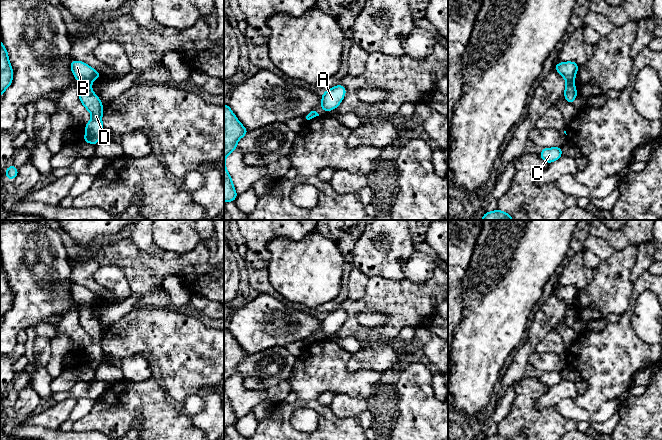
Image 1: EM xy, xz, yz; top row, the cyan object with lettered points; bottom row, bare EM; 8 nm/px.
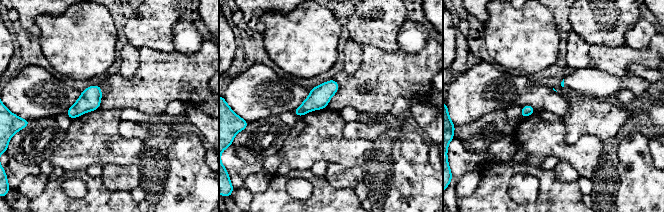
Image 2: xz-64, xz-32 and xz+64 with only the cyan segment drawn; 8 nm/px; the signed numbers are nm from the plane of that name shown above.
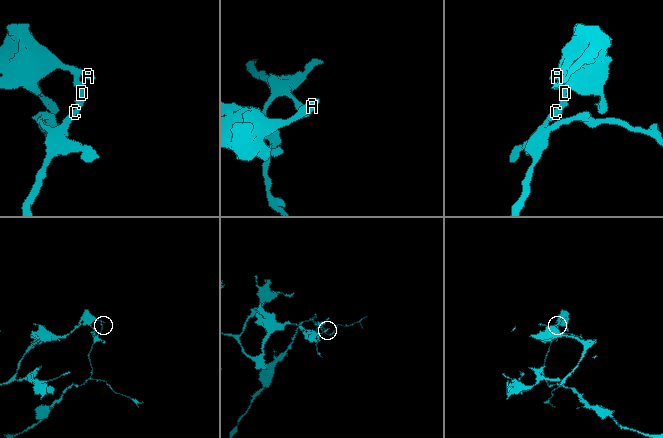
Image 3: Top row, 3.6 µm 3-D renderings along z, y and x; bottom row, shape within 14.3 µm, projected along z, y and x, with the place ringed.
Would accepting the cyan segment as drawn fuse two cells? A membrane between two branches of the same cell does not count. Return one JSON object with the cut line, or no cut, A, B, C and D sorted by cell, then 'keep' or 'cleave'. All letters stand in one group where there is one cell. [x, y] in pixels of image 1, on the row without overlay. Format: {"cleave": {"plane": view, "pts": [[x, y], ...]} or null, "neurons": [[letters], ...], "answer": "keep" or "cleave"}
{"cleave": {"plane": "xy", "pts": [[79, 305], [85, 305], [90, 308]]}, "neurons": [["A", "B"], ["C", "D"]], "answer": "cleave"}

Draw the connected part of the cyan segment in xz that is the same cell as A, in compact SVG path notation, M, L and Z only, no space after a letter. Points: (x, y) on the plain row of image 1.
M339 308L322 318L321 333L331 335L339 330L346 318L346 312Z

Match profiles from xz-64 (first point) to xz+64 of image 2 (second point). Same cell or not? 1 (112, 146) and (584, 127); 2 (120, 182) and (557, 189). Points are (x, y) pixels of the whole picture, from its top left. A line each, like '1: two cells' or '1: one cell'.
1: two cells
2: two cells

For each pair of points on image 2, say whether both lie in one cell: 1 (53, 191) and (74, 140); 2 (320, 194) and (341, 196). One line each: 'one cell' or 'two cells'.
1: two cells
2: one cell

